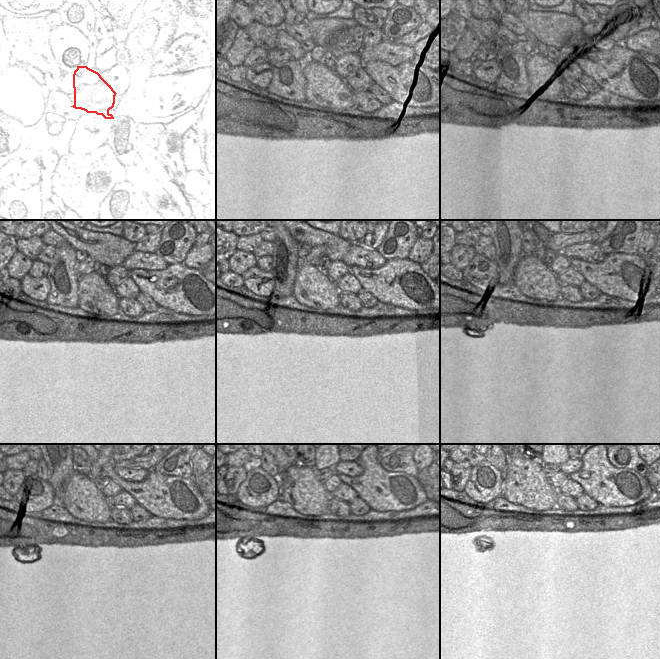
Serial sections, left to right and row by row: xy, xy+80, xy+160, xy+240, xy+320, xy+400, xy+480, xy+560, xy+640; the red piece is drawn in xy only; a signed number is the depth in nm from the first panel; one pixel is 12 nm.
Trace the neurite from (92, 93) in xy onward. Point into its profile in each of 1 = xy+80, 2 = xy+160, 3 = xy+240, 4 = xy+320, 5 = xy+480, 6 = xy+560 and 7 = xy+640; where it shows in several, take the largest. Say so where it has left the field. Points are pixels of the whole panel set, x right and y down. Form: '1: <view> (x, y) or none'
1: xy+80 (323, 86)
2: xy+160 (546, 82)
3: xy+240 (95, 296)
4: xy+320 (313, 288)
5: xy+480 (82, 497)
6: xy+560 (301, 488)
7: xy+640 (524, 483)

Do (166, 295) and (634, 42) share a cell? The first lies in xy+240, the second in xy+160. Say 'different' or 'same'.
different

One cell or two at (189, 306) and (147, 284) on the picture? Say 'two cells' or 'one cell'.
one cell

